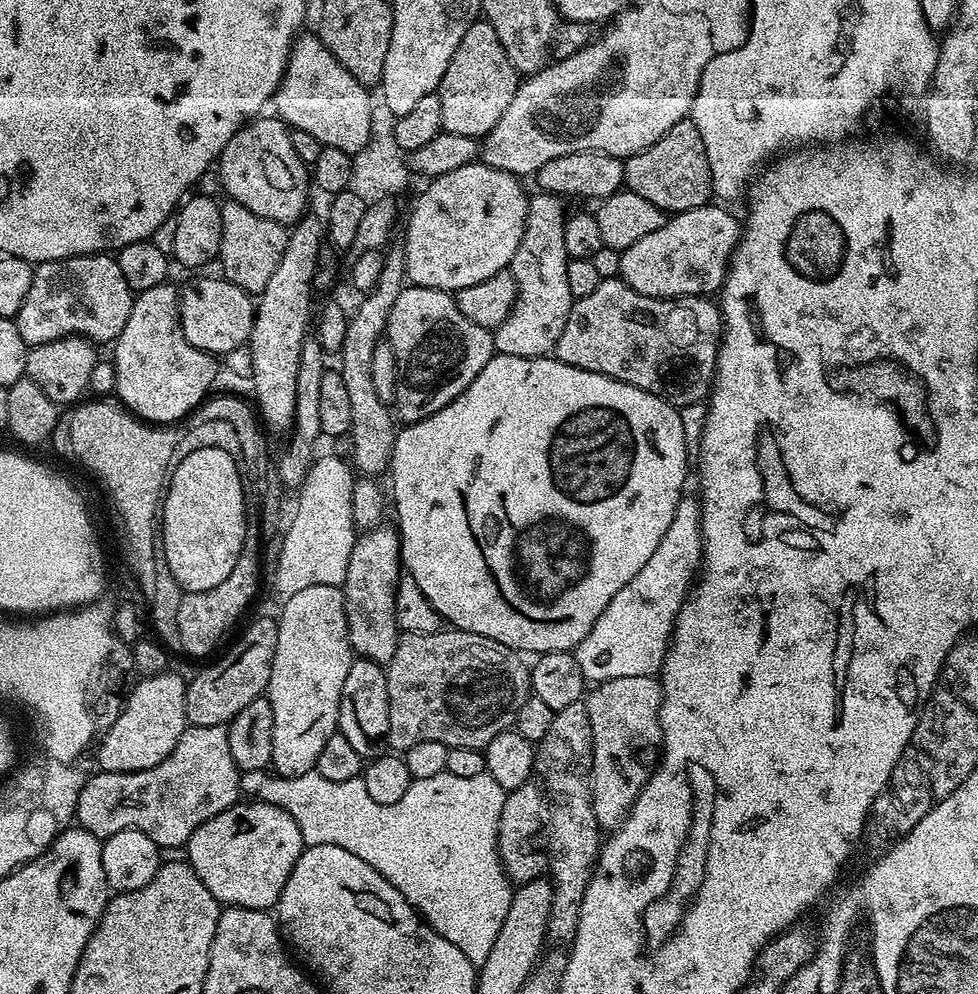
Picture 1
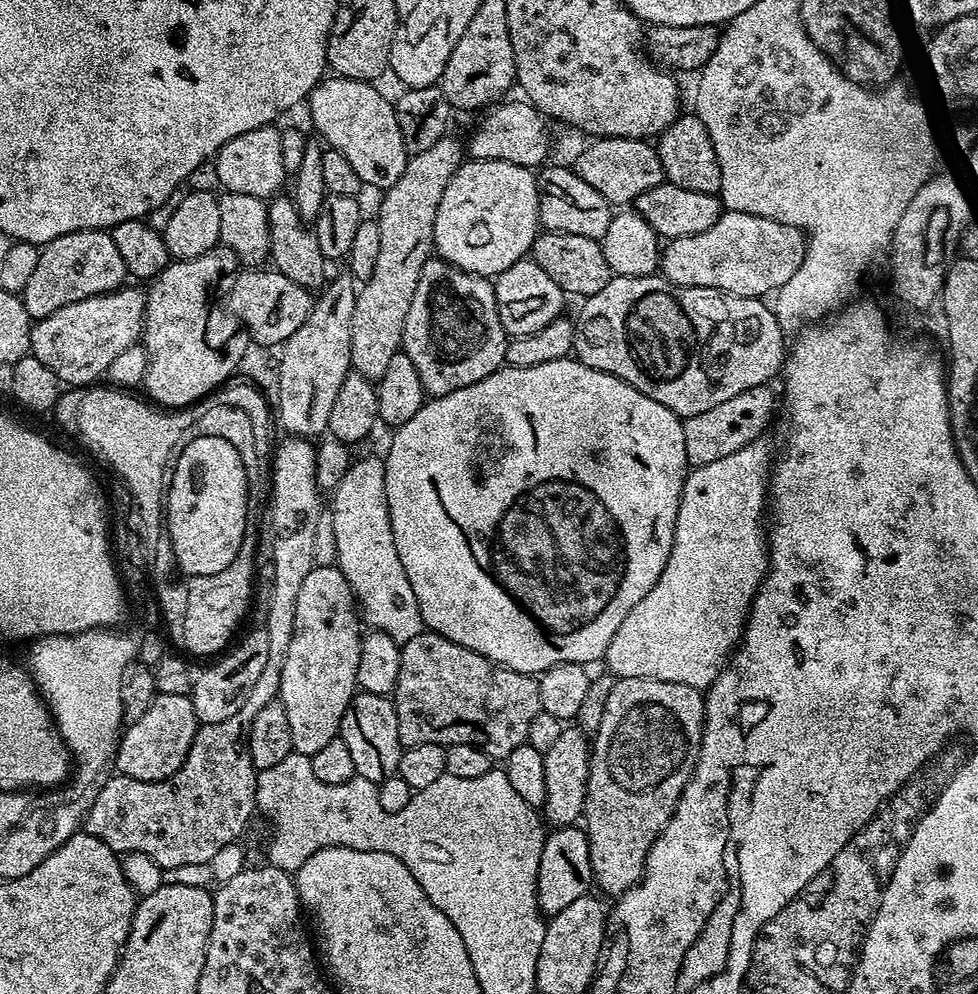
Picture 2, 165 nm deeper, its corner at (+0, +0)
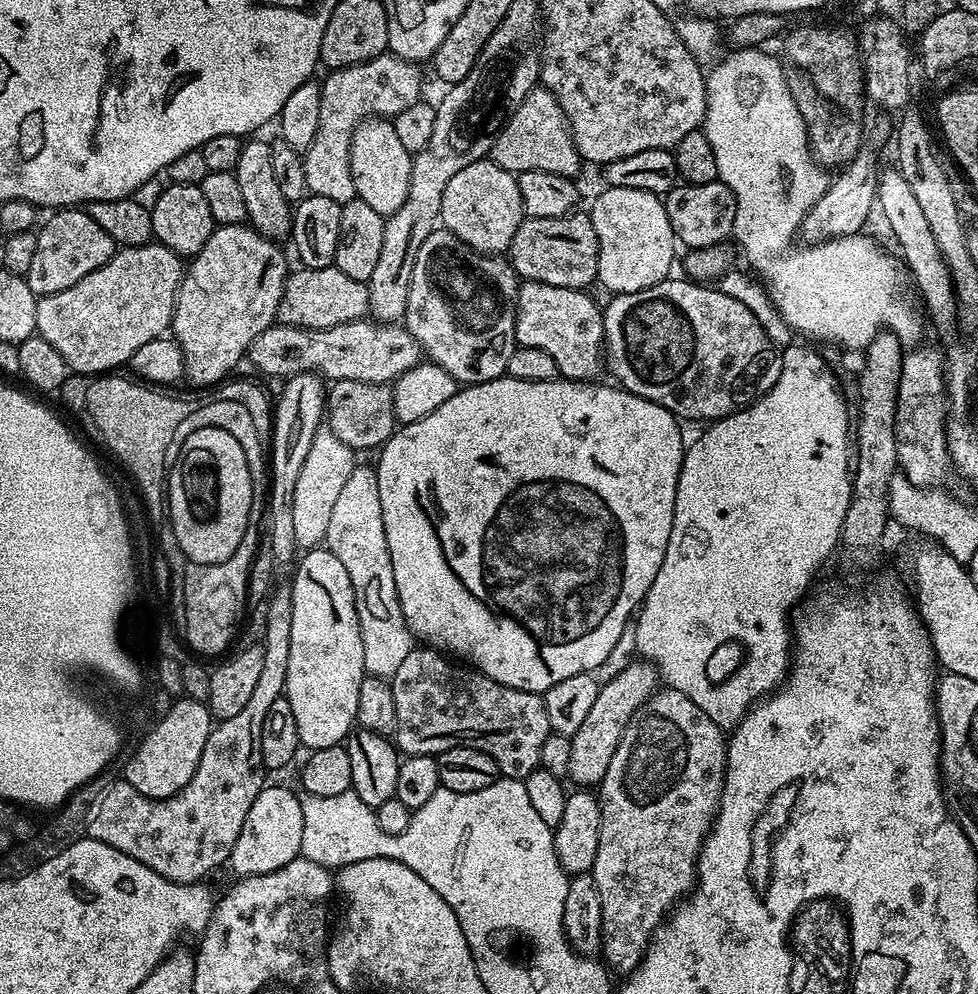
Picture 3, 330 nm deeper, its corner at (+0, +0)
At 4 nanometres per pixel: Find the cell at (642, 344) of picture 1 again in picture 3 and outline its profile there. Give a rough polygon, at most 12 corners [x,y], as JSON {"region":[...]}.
{"region":[[719,287],[603,305],[606,368],[681,421],[778,382],[780,352]]}

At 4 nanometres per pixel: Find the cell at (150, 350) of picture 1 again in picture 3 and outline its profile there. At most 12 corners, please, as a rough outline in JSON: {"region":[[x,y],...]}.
{"region":[[251,224],[187,261],[170,332],[216,386],[277,323],[290,275]]}

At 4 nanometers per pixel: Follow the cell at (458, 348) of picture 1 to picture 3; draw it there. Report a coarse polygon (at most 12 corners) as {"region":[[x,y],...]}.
{"region":[[440,226],[403,327],[457,385],[505,375],[518,277]]}

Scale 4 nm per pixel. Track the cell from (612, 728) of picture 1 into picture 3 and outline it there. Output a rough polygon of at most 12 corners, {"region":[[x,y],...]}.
{"region":[[670,687],[598,786],[600,952],[639,966],[696,882],[725,729]]}

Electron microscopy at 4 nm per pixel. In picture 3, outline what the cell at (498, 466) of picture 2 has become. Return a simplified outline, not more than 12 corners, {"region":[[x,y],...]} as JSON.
{"region":[[505,374],[374,464],[413,637],[543,694],[662,566],[686,439]]}

